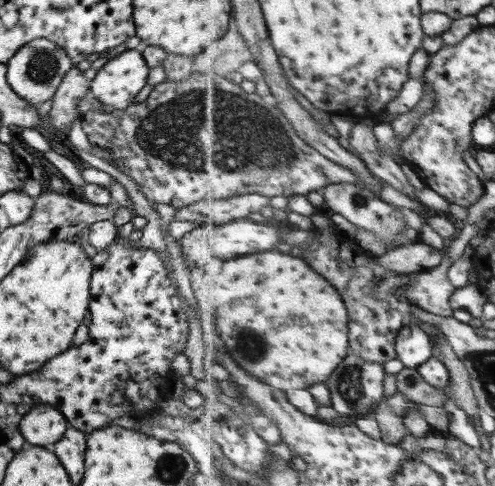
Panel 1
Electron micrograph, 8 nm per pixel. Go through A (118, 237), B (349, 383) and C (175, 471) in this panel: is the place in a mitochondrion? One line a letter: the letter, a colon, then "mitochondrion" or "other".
A: other
B: mitochondrion
C: mitochondrion

